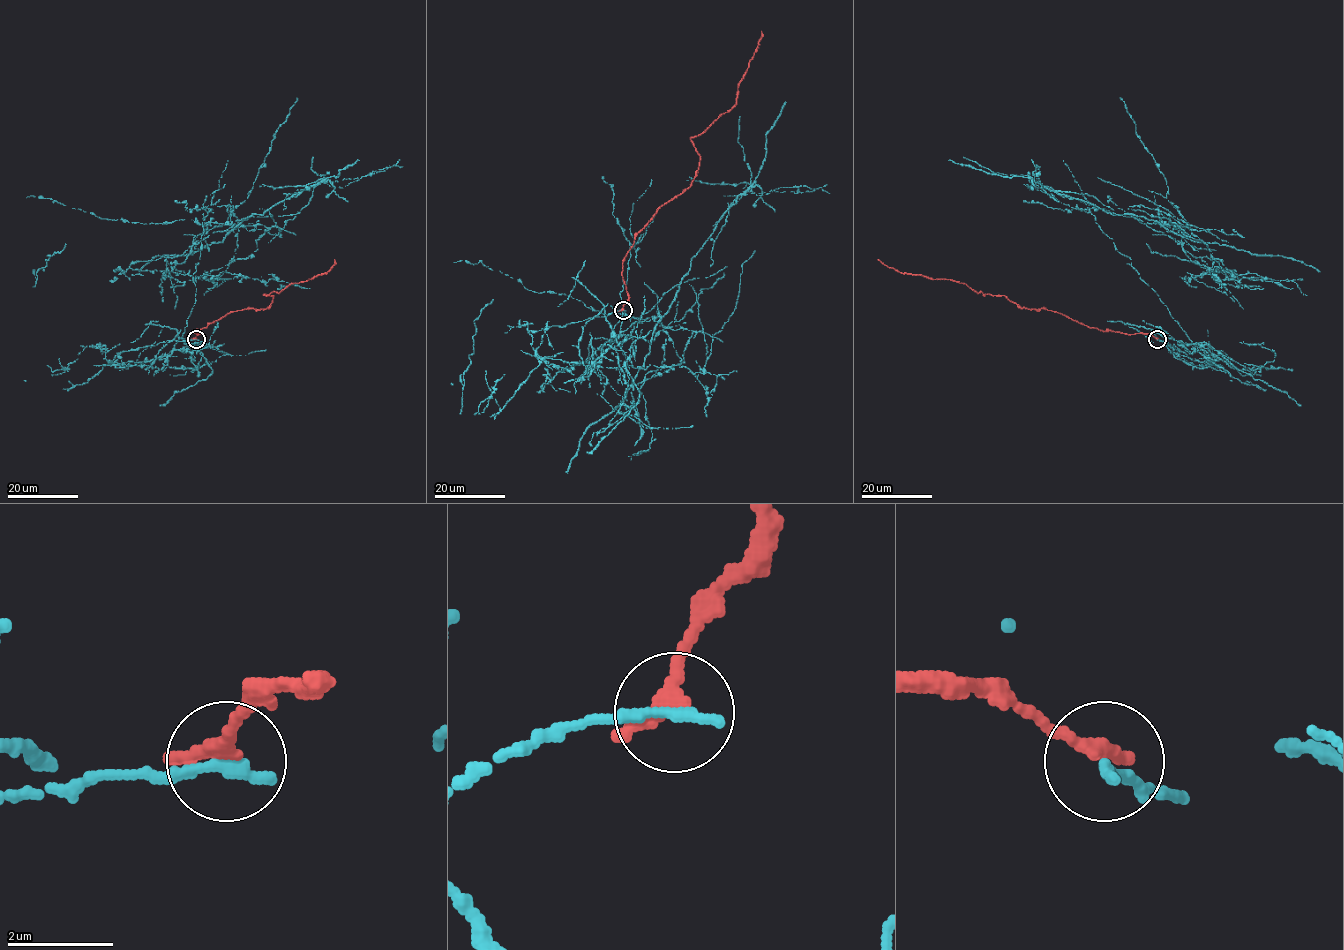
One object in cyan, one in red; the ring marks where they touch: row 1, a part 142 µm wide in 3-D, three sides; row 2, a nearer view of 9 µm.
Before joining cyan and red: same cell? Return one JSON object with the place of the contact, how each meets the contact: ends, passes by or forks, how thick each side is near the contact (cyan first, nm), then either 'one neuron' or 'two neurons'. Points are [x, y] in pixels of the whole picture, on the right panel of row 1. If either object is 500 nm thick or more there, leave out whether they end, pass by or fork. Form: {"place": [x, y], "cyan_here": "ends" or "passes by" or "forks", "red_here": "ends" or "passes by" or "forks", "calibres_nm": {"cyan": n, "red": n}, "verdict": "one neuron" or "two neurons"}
{"place": [1157, 339], "cyan_here": "ends", "red_here": "ends", "calibres_nm": {"cyan": 300, "red": 400}, "verdict": "two neurons"}

